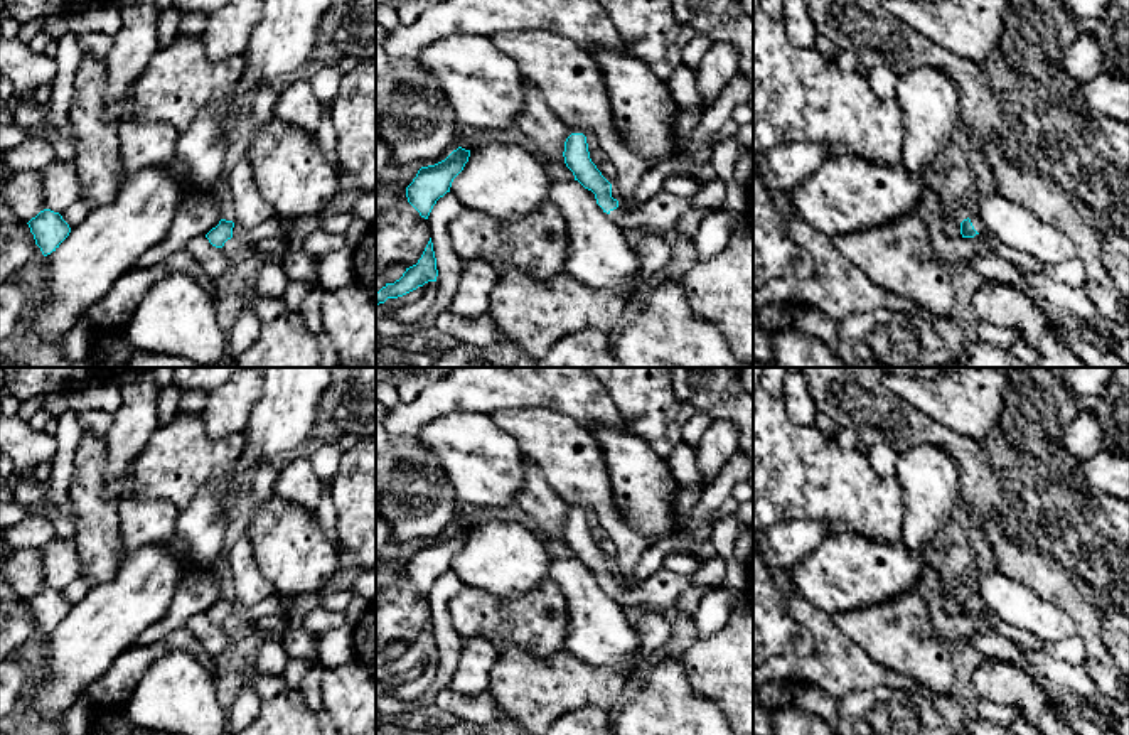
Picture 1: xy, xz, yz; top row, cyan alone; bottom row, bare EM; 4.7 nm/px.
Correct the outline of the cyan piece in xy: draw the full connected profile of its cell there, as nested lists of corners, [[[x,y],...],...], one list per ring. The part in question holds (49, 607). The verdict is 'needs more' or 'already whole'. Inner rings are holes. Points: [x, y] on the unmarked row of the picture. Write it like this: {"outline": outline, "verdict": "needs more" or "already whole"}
{"outline": [[[51,587],[40,588],[27,602],[44,634],[56,629],[71,610],[71,605],[62,593]]], "verdict": "already whole"}

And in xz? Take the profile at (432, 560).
{"outline": [[[458,524],[445,538],[418,548],[406,565],[406,575],[421,595],[428,597],[436,578],[450,570],[453,556],[463,548],[468,534],[470,528]]], "verdict": "already whole"}

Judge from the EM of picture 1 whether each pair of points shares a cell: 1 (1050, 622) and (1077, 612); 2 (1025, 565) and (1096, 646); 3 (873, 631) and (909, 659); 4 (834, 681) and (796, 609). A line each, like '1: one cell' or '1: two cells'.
1: two cells
2: one cell
3: one cell
4: one cell

